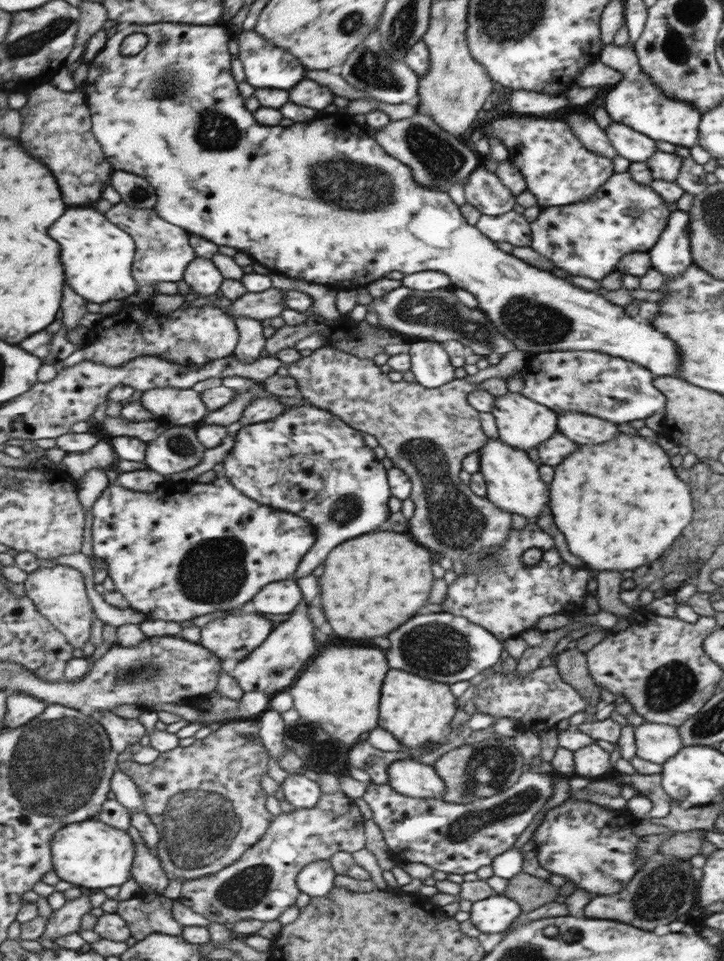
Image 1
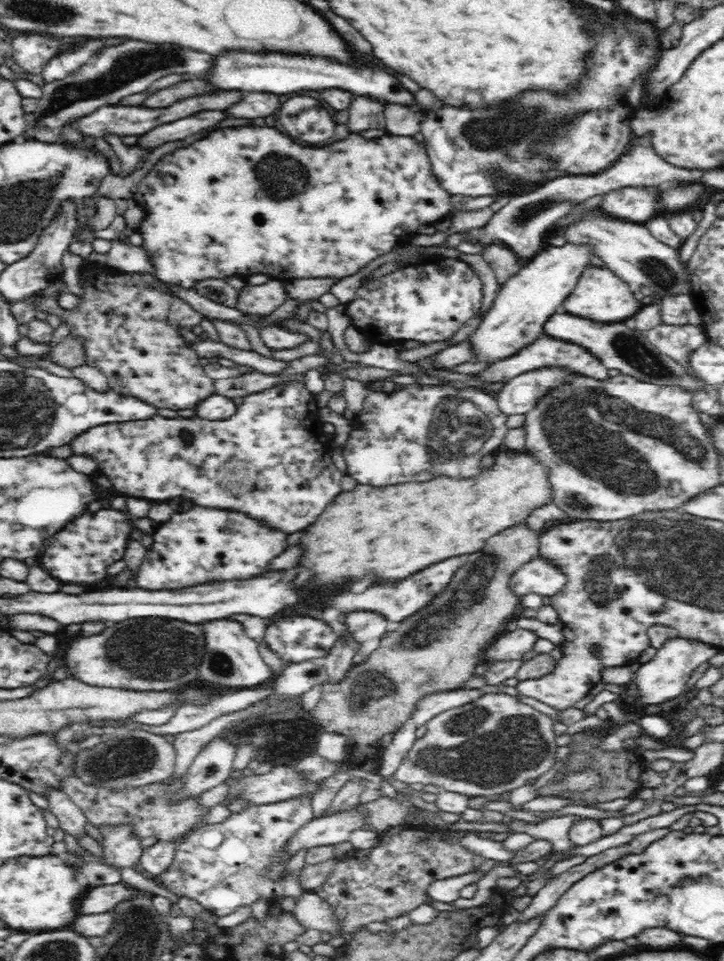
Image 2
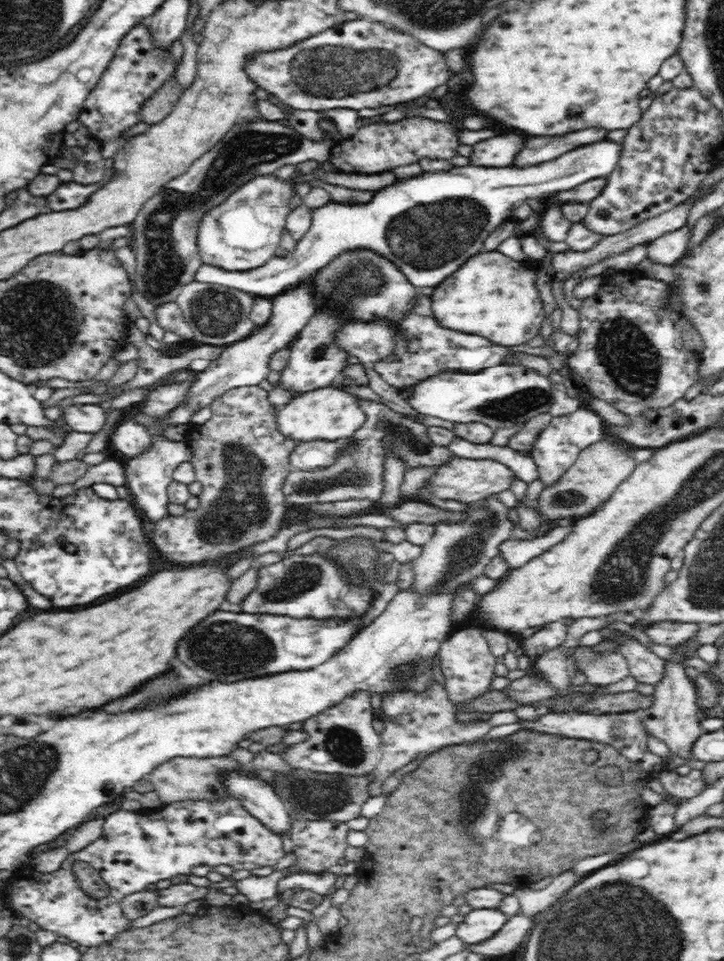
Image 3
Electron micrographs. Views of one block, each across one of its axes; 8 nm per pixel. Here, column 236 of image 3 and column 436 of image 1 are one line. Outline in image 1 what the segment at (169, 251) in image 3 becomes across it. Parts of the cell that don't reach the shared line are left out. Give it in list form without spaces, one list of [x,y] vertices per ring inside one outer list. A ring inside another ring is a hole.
[[[415,114],[403,120],[390,120],[383,128],[376,129],[376,134],[371,137],[388,154],[411,168],[415,184],[439,192],[448,192],[456,182],[464,184],[471,175],[471,168],[477,166],[477,156],[471,154],[465,144],[461,144],[457,138],[440,128],[429,116]]]

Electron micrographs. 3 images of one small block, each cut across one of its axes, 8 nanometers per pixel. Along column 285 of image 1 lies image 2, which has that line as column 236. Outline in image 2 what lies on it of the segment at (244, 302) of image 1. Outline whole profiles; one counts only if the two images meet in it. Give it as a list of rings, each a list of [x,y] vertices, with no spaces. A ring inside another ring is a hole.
[[[276,279],[260,284],[260,286],[246,286],[238,294],[238,304],[234,309],[240,310],[242,315],[248,317],[267,317],[274,312],[286,298],[286,289],[283,281]]]

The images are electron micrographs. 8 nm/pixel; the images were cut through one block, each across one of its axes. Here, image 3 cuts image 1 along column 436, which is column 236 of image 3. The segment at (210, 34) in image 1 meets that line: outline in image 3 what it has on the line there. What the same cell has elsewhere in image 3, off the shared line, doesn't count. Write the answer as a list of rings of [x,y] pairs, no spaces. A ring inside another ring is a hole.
[[[274,174],[260,175],[241,185],[222,204],[201,217],[197,245],[203,264],[223,271],[244,272],[255,269],[275,256],[285,227],[290,198],[297,194],[292,186]]]

